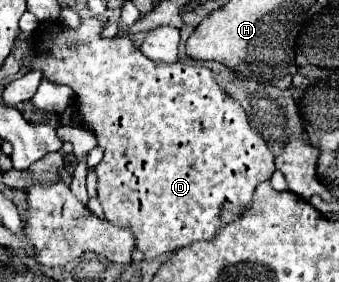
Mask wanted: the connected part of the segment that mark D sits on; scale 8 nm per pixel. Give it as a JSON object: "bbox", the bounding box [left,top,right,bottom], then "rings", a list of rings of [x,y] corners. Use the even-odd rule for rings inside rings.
{"bbox":[32,18,276,258],"rings":[[[96,18],[82,20],[78,30],[68,30],[60,22],[52,22],[50,34],[38,28],[34,44],[40,54],[32,68],[40,70],[50,82],[74,90],[82,122],[90,126],[98,138],[98,146],[104,148],[104,158],[96,166],[96,174],[98,198],[106,218],[114,226],[132,228],[136,246],[144,258],[156,258],[192,242],[216,238],[216,232],[224,224],[240,218],[250,208],[256,186],[276,170],[272,152],[248,124],[242,106],[216,84],[206,66],[154,62],[128,36],[100,38],[100,30],[102,24]],[[66,38],[80,38],[82,46],[66,48]]]}

